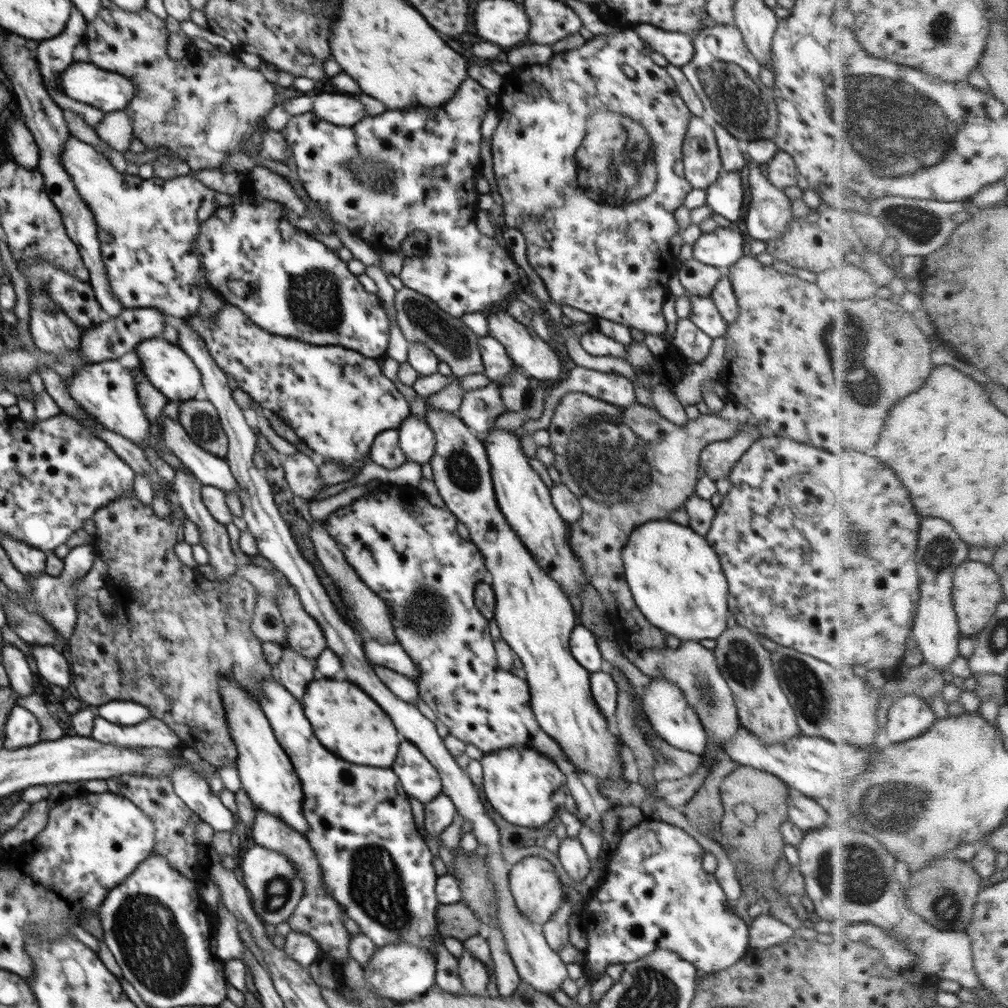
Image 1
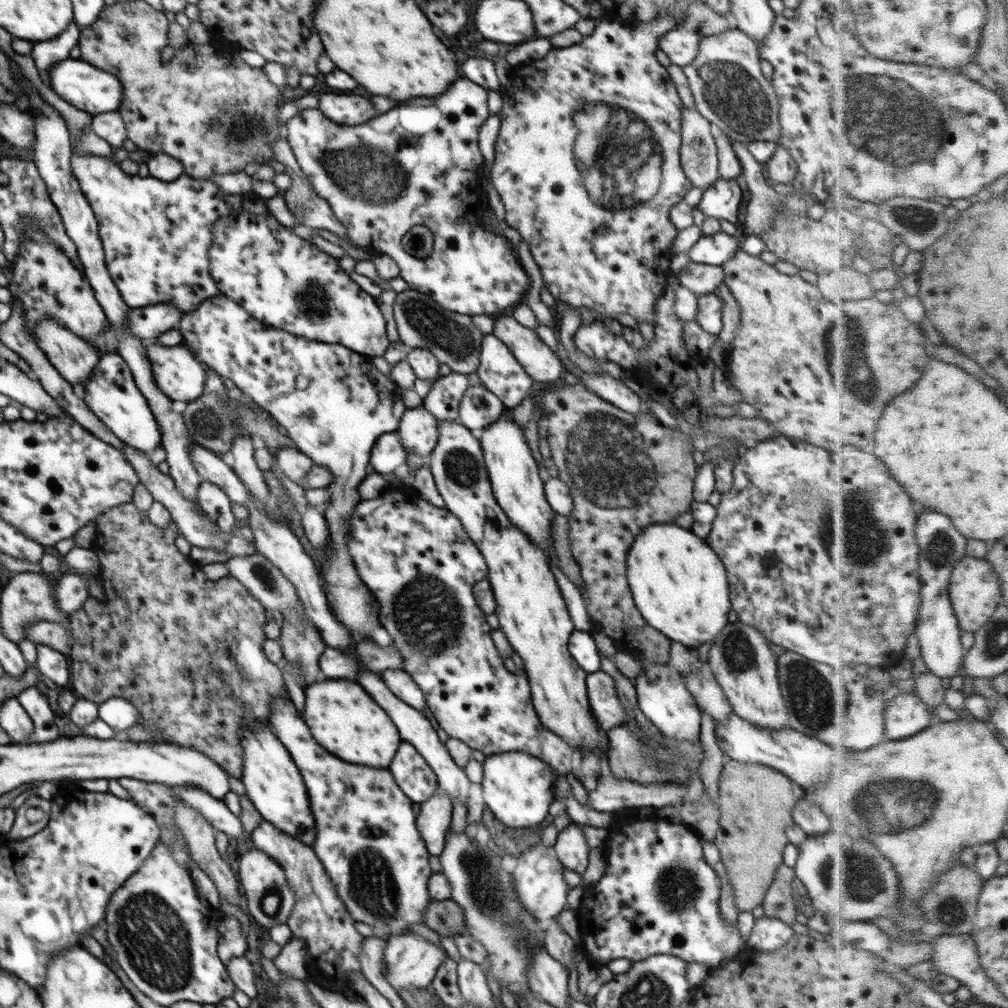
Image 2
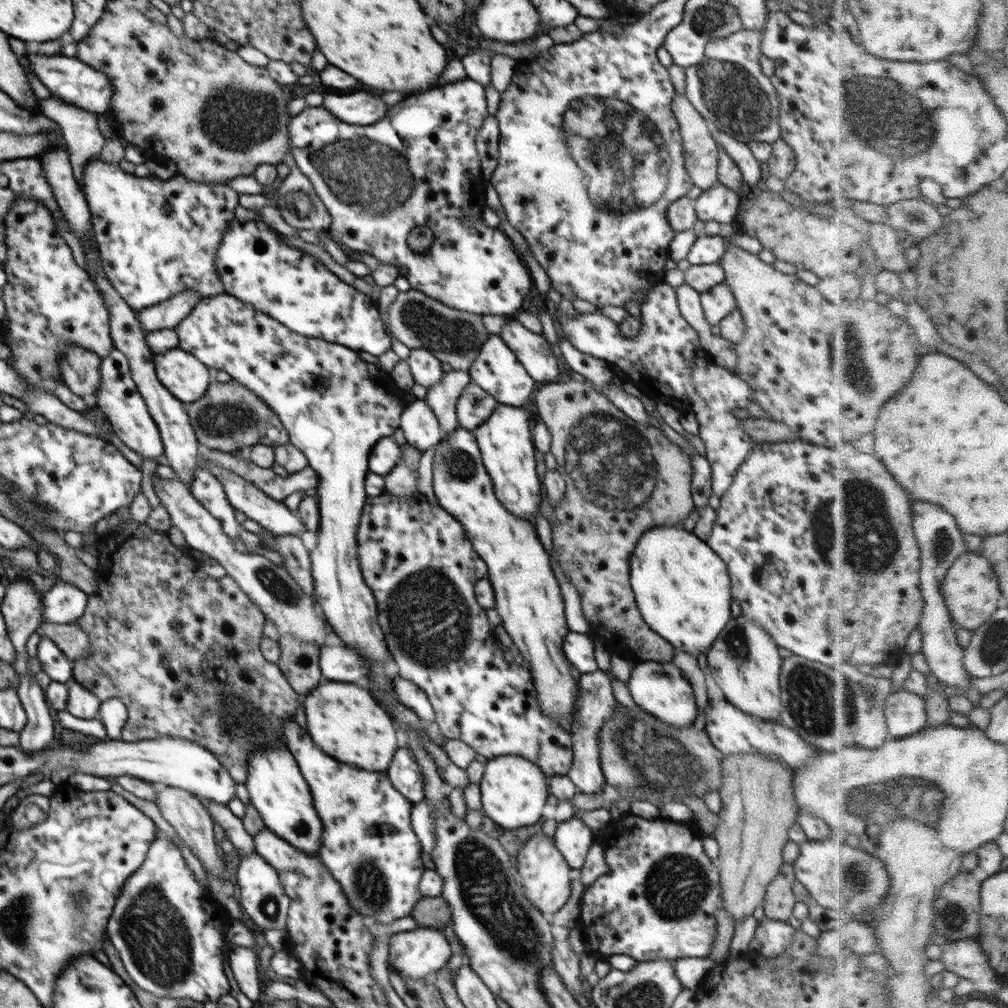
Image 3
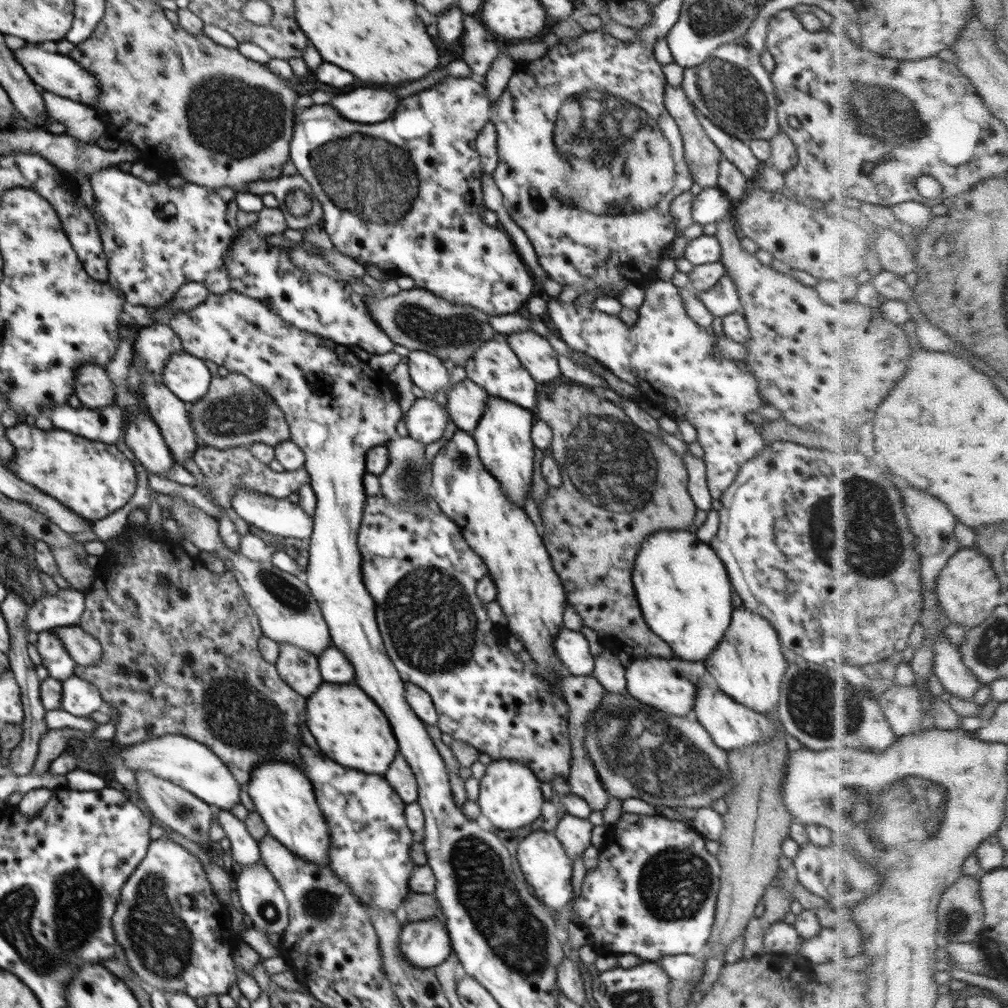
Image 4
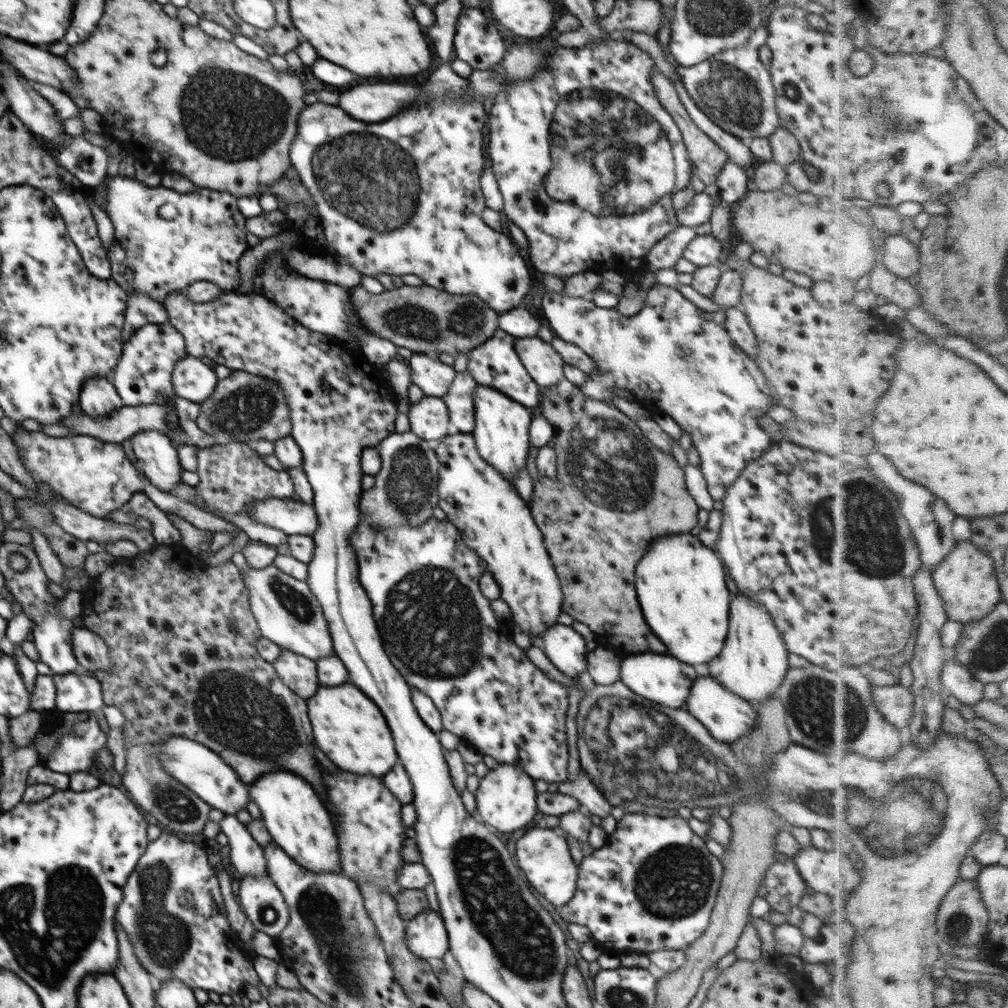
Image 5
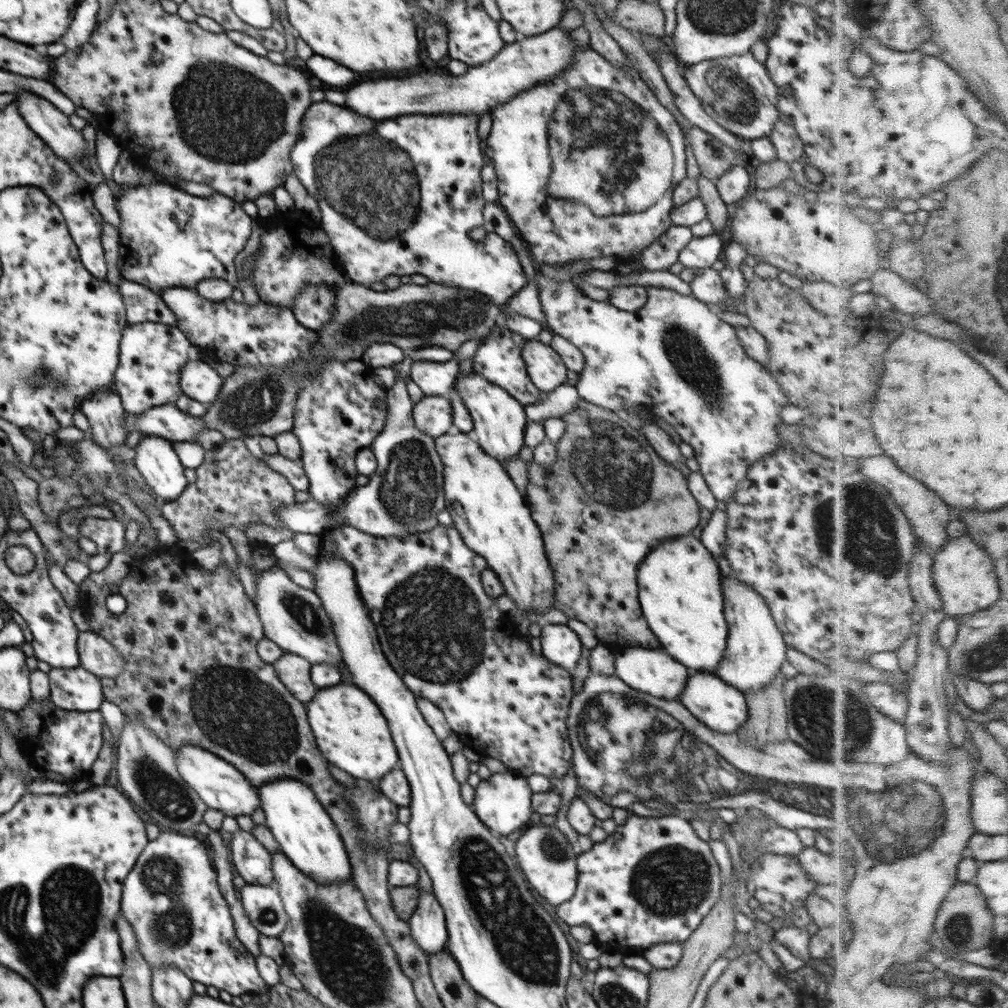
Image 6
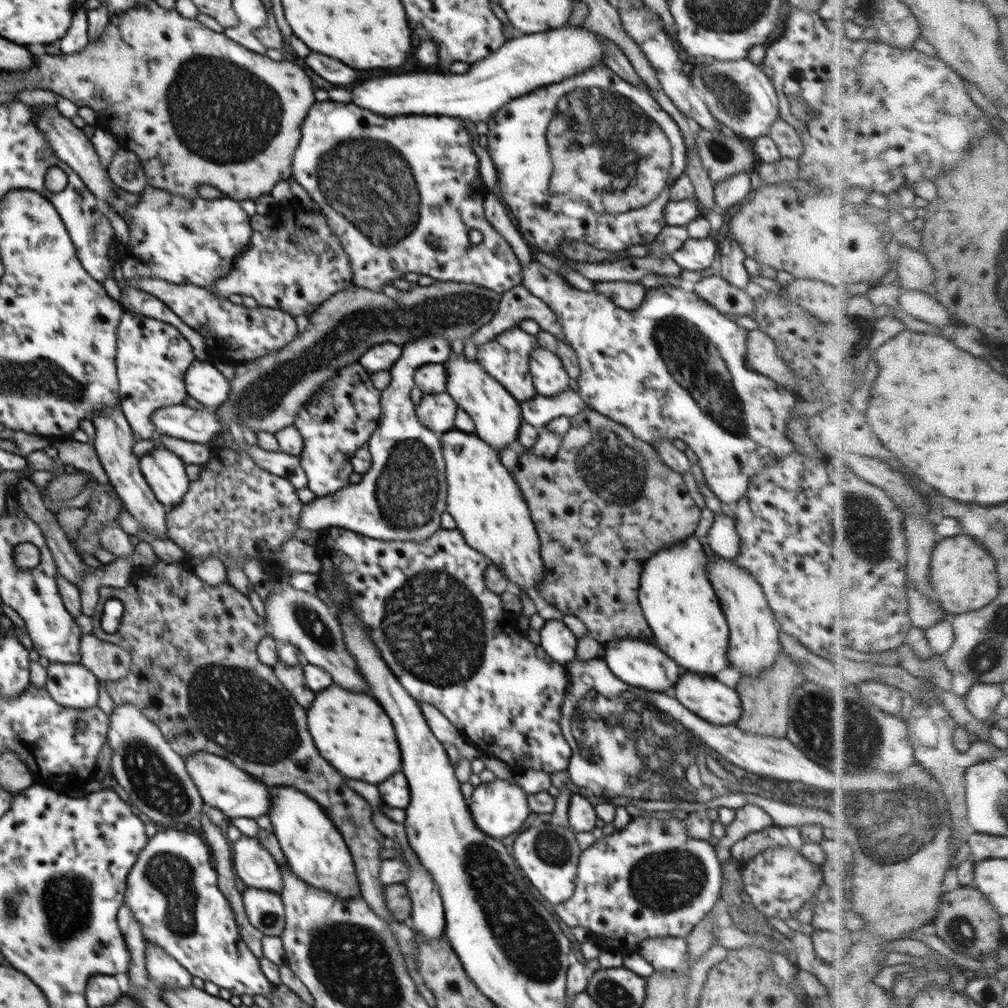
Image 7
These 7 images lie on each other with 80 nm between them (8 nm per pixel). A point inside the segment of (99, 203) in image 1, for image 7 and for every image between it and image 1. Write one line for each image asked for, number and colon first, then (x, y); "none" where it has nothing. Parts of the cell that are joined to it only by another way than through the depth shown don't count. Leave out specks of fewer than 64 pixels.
2: (156, 235)
3: (157, 238)
4: (157, 238)
5: (164, 240)
6: (169, 238)
7: (194, 241)

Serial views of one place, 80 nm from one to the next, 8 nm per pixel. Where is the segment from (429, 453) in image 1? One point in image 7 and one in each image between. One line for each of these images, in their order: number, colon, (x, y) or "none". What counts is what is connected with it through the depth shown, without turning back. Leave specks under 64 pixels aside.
2: (418, 430)
3: (421, 428)
4: (426, 420)
5: (429, 417)
6: (433, 414)
7: (437, 412)

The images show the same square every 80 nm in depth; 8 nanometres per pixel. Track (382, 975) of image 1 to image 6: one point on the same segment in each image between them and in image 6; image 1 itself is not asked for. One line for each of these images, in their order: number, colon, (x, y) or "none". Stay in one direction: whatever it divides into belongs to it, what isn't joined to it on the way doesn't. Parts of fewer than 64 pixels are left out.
2: (410, 962)
3: (419, 953)
4: (425, 943)
5: (426, 936)
6: (427, 924)

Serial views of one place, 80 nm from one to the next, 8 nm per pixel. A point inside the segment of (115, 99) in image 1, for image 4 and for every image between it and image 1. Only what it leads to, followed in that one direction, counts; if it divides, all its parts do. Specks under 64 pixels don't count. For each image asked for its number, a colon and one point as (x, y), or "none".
2: (90, 89)
3: (67, 78)
4: (54, 72)

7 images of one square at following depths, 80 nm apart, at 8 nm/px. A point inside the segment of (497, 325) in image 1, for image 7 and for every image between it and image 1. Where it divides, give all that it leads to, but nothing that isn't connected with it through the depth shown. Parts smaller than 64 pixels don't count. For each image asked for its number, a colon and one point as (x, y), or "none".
2: (540, 363)
3: (534, 352)
4: (536, 354)
5: (544, 365)
6: (545, 368)
7: (549, 377)

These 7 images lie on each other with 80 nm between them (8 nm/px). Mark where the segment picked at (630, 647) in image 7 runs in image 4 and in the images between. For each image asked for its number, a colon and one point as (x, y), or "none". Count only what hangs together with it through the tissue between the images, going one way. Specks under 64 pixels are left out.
4: (668, 685)
5: (663, 679)
6: (652, 671)

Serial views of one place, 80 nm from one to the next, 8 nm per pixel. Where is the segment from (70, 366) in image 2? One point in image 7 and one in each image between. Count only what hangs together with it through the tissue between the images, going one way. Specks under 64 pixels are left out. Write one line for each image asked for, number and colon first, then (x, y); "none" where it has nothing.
3: (80, 367)
4: (92, 386)
5: (98, 397)
6: (104, 410)
7: (114, 439)

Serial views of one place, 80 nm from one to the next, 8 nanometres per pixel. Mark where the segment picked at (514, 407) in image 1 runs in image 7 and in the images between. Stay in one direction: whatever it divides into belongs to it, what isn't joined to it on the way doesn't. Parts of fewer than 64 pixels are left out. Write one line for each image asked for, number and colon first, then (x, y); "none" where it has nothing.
2: (500, 373)
3: (496, 369)
4: (494, 366)
5: (494, 363)
6: (498, 359)
7: (506, 358)

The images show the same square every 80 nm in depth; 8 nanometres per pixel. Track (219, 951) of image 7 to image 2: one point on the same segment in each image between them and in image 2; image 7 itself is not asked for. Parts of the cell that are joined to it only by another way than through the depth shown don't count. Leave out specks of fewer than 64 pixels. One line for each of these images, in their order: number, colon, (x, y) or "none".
2: (164, 938)
3: (168, 928)
4: (176, 934)
5: (172, 909)
6: (181, 919)

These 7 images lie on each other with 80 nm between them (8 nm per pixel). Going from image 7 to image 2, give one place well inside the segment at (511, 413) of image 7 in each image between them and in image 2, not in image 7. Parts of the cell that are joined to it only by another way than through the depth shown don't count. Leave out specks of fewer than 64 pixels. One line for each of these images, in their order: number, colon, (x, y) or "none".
2: (513, 473)
3: (505, 442)
4: (503, 435)
5: (501, 433)
6: (499, 420)

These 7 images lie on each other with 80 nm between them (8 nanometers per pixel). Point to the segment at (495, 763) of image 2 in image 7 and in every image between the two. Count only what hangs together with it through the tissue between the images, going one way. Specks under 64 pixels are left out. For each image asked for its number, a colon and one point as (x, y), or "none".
3: (513, 789)
4: (509, 794)
5: (506, 798)
6: (503, 803)
7: (500, 808)

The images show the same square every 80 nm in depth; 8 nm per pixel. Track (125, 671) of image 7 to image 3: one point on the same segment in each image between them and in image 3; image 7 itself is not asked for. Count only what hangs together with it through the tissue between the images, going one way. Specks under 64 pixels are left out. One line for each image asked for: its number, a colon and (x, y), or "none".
3: (75, 644)
4: (82, 647)
5: (91, 651)
6: (96, 654)

